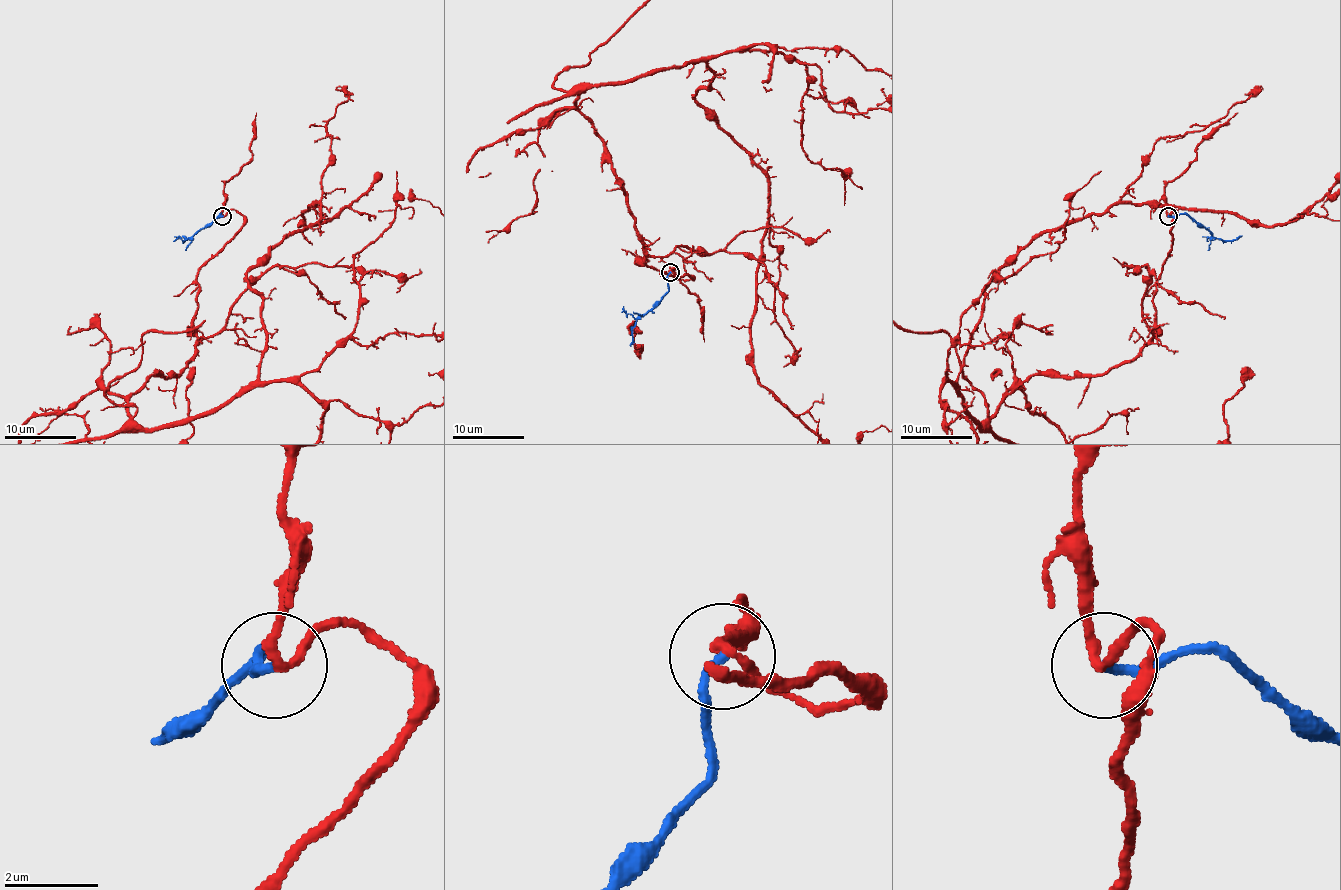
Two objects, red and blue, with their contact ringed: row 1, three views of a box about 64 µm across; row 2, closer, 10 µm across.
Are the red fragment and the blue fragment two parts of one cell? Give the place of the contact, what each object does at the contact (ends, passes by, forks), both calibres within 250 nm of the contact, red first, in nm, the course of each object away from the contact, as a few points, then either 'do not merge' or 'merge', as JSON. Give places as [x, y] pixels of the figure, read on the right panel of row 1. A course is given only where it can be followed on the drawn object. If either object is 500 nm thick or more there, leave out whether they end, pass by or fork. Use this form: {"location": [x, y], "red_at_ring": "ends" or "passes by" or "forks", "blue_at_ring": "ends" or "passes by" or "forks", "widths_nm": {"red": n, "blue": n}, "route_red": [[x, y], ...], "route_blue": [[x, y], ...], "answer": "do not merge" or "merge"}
{"location": [1168, 216], "red_at_ring": "passes by", "blue_at_ring": "ends", "widths_nm": {"red": 200, "blue": 180}, "route_red": [[1169, 216], [1156, 335], [1100, 374], [1032, 374], [991, 416], [948, 333], [905, 331]], "route_blue": [[1169, 216], [1188, 214], [1217, 238], [1237, 240], [1242, 236]], "answer": "do not merge"}

